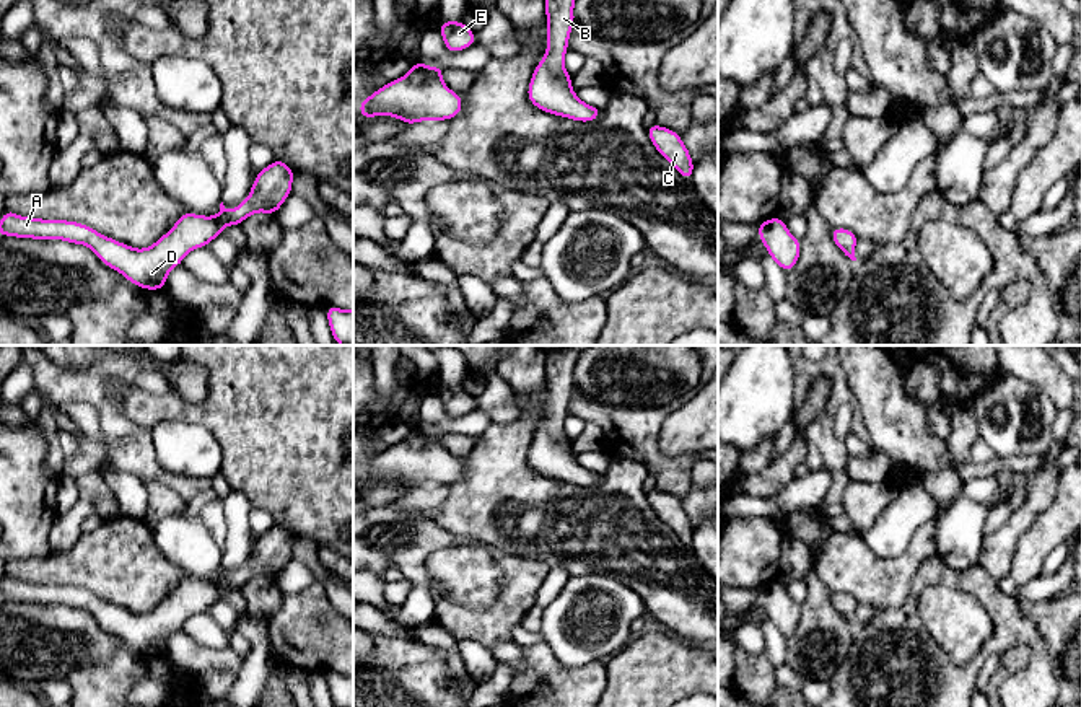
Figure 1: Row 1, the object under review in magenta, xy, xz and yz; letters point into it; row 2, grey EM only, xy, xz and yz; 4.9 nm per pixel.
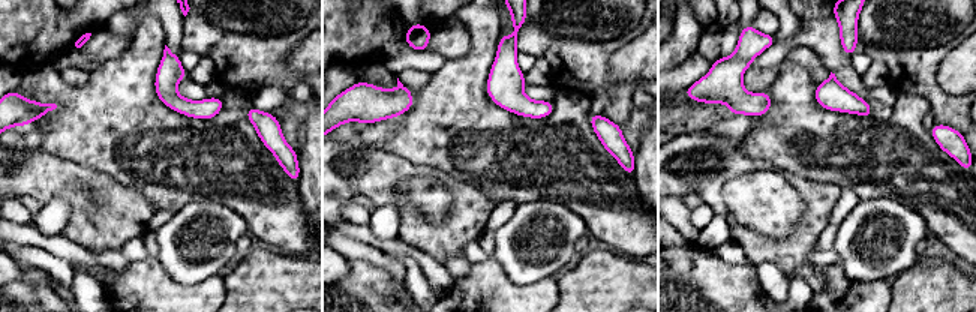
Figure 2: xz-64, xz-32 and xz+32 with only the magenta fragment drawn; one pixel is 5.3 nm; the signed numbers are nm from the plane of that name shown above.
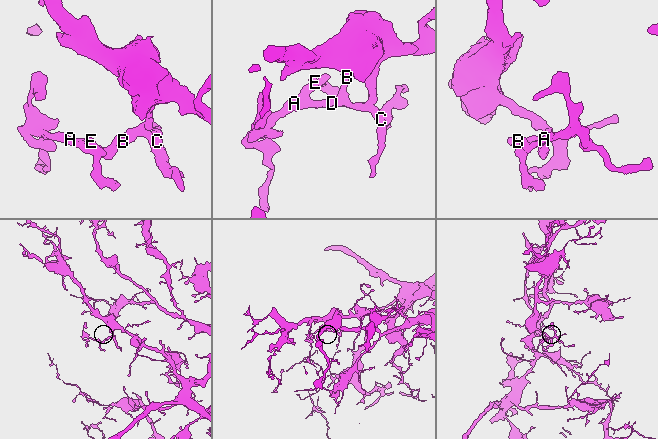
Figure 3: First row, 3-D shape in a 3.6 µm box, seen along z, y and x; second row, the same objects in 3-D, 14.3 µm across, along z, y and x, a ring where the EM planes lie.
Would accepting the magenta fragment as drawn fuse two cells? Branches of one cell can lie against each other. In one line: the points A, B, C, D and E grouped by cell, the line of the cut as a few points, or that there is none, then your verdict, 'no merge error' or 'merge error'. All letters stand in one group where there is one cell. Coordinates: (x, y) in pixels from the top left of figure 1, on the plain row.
groups A B C D E; cut none; no merge error

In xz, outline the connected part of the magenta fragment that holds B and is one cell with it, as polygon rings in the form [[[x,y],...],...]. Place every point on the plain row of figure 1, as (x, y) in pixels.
[[[571,345],[547,352],[547,414],[536,430],[527,451],[527,464],[540,476],[567,484],[591,487],[601,481],[601,472],[583,468],[571,454],[571,440],[565,435],[563,424],[575,388],[573,370],[578,352]]]

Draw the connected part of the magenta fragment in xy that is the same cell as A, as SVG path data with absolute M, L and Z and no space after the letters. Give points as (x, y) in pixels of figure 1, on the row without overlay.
M274 525L257 538L249 562L234 575L226 575L221 567L215 582L184 577L168 598L145 614L127 611L78 586L28 583L11 573L0 583L0 599L86 609L104 630L120 637L133 650L161 655L169 635L181 630L187 617L218 603L223 591L241 590L257 577L275 580L291 559L293 541L295 536L287 528Z

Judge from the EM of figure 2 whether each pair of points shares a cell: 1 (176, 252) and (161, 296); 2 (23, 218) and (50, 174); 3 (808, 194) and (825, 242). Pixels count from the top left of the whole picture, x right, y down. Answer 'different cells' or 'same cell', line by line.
1: different cells
2: different cells
3: different cells

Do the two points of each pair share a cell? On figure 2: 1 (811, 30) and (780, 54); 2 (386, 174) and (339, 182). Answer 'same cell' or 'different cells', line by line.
1: same cell
2: same cell

